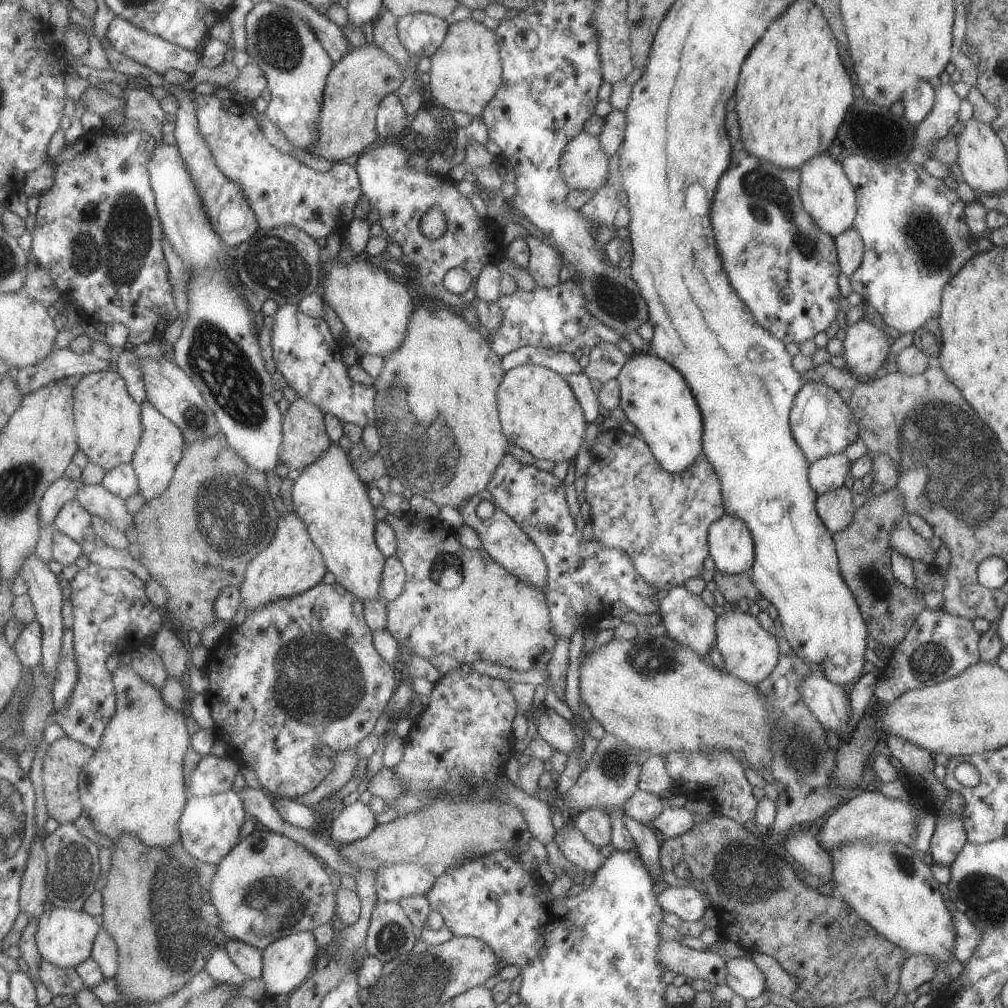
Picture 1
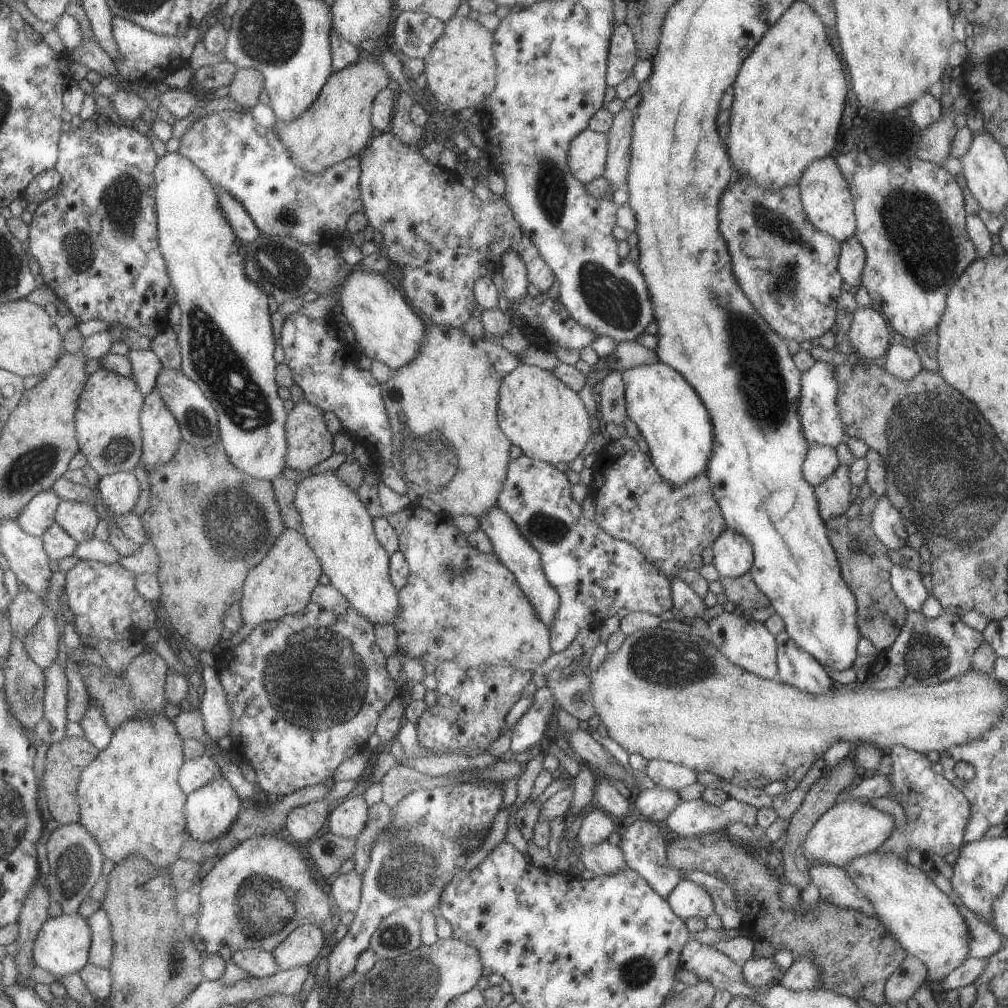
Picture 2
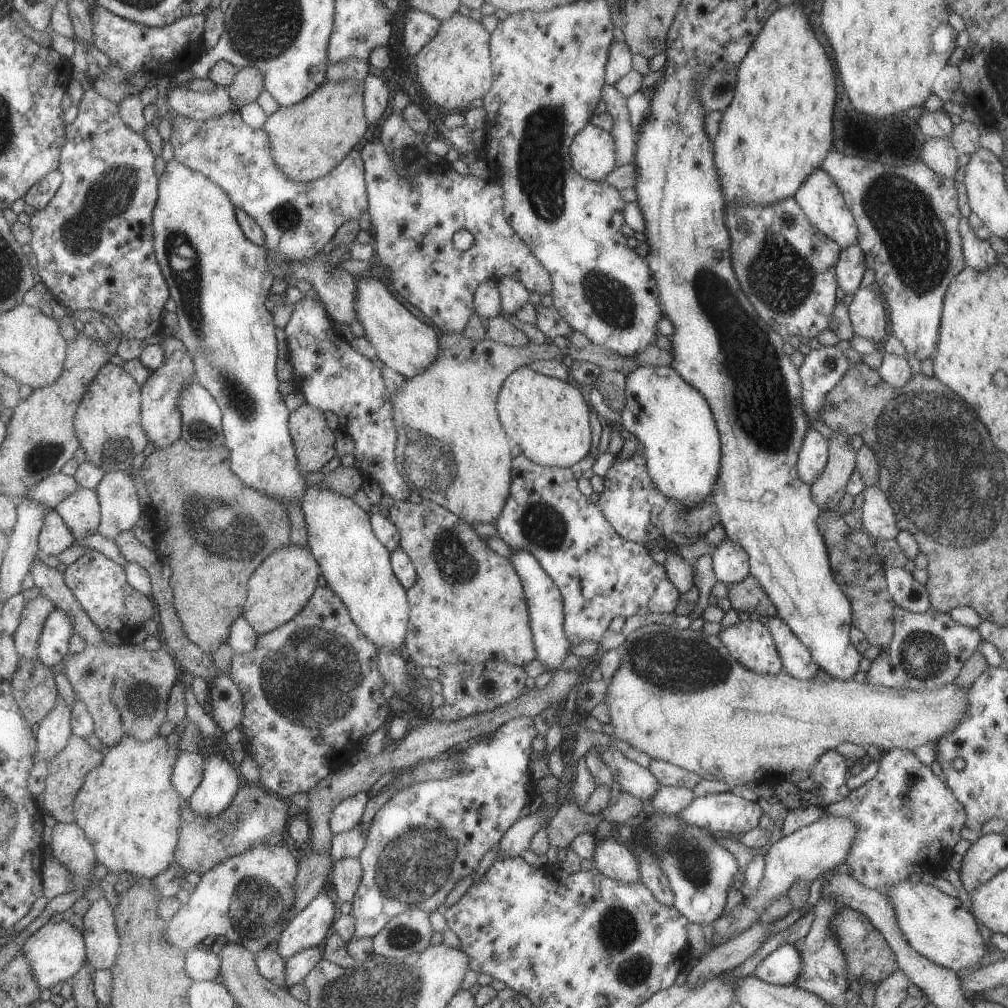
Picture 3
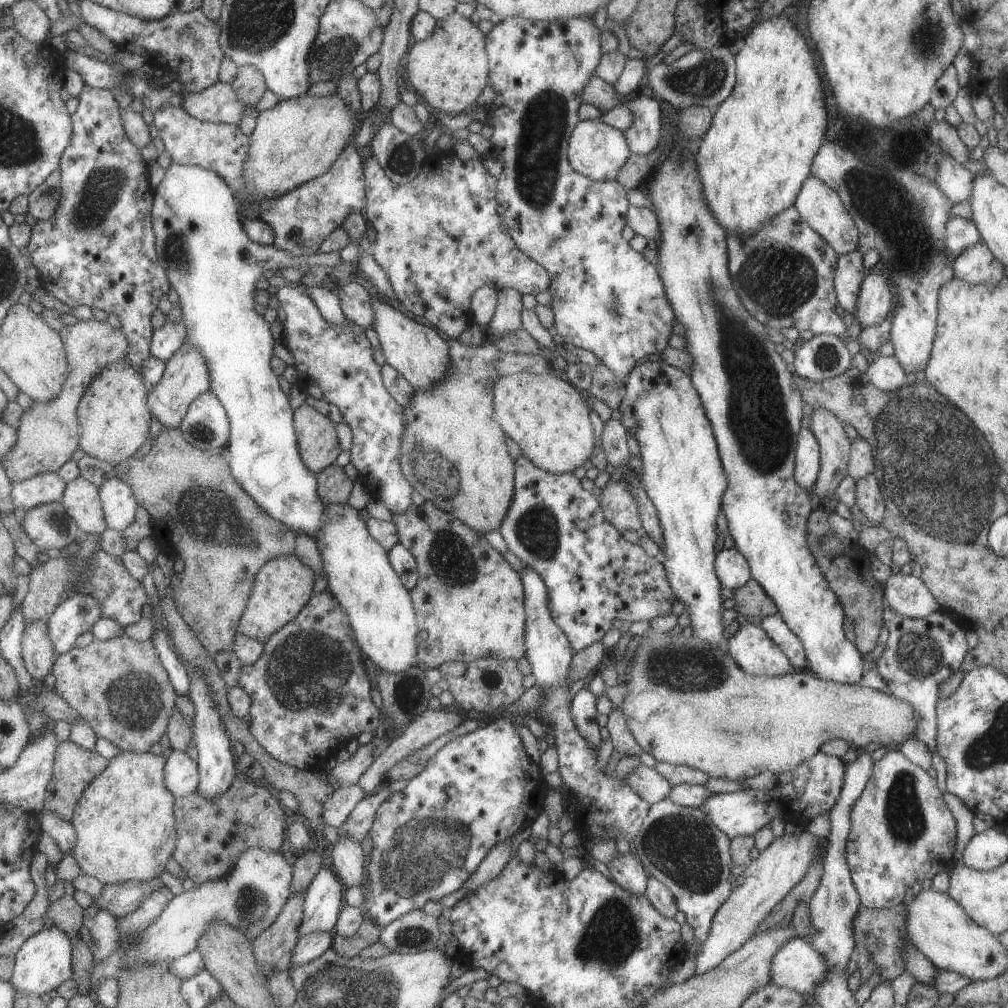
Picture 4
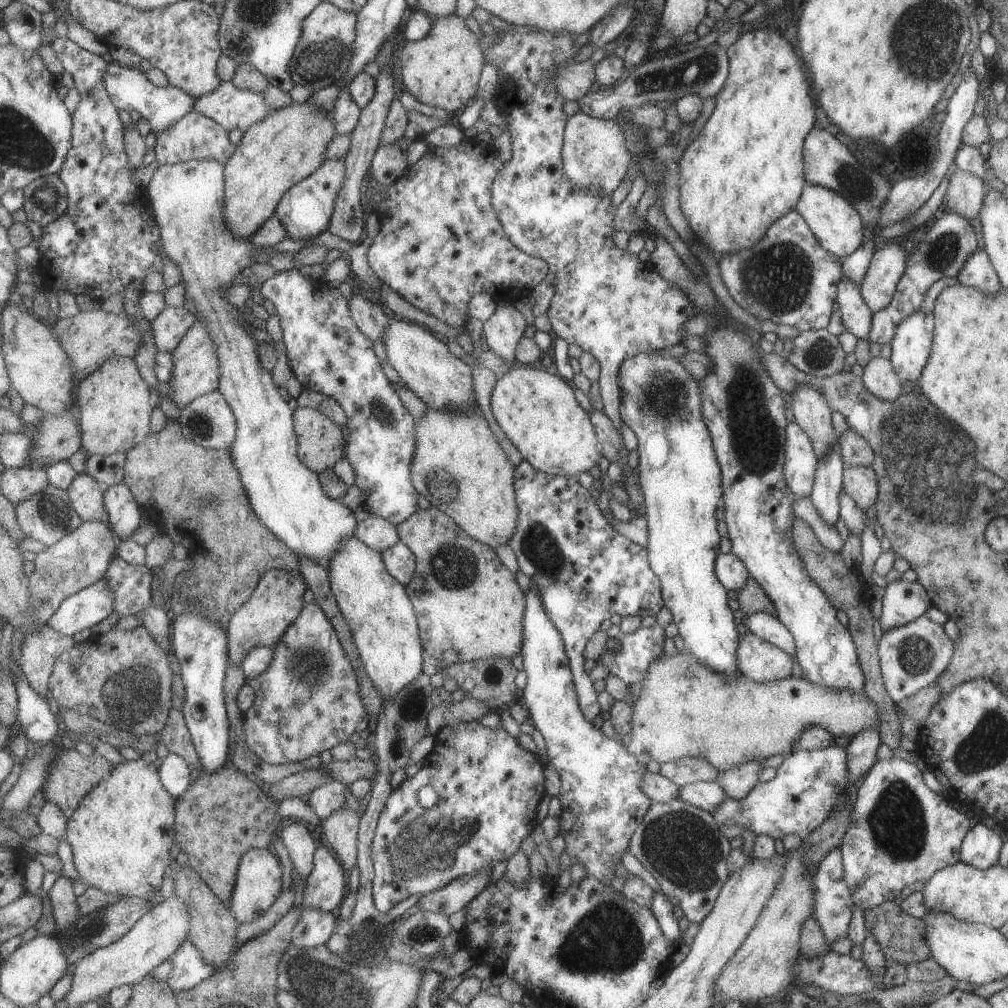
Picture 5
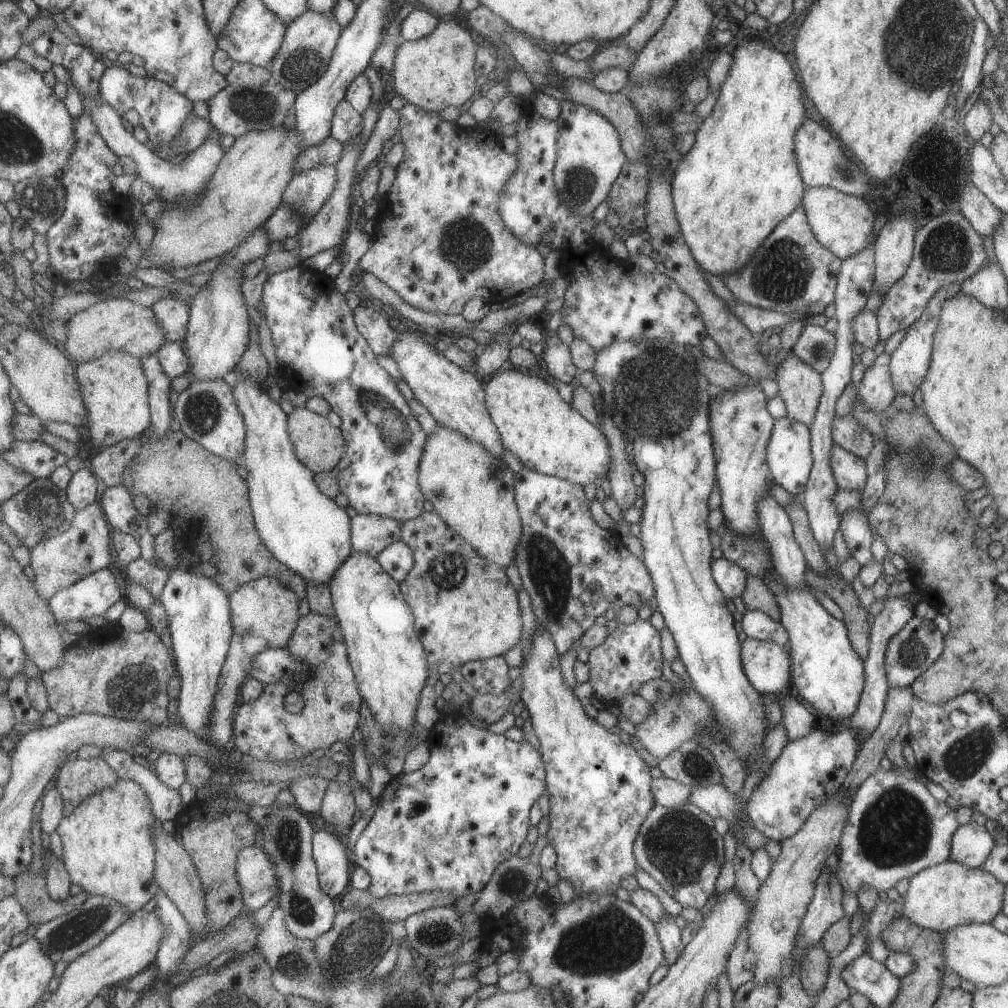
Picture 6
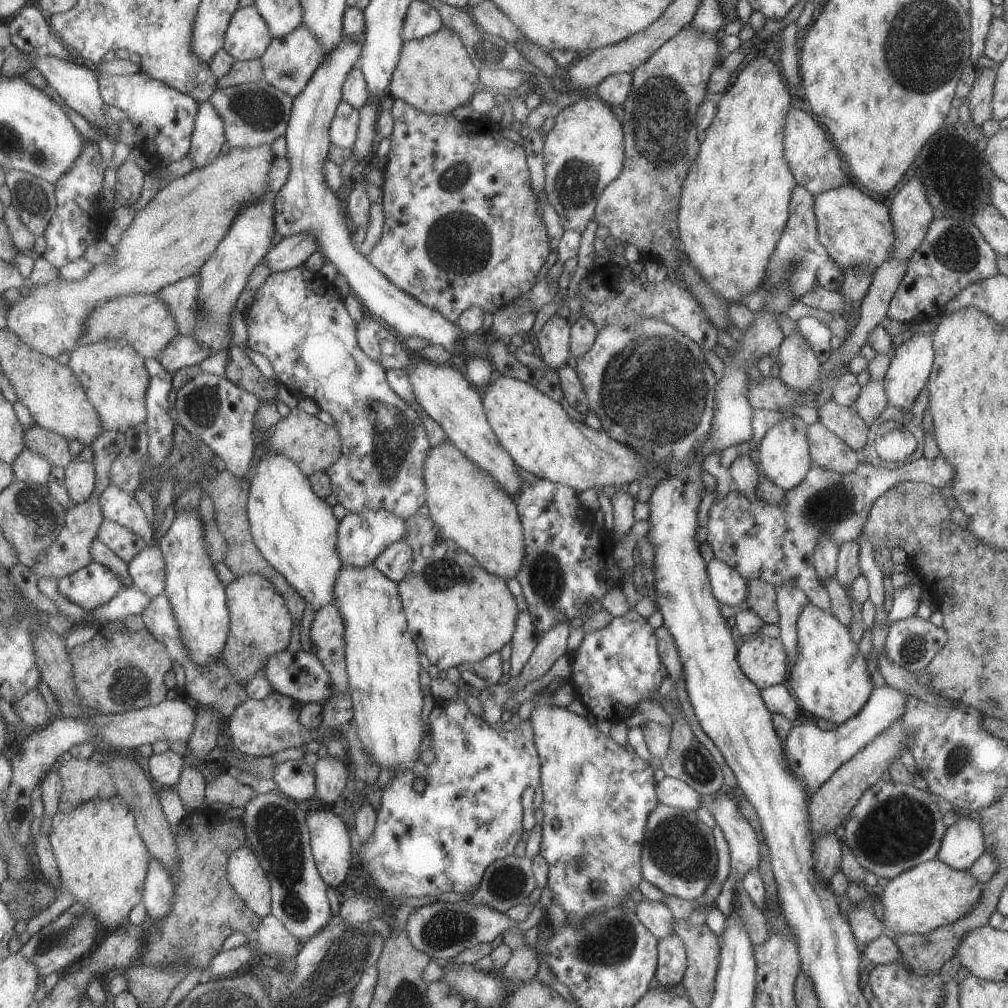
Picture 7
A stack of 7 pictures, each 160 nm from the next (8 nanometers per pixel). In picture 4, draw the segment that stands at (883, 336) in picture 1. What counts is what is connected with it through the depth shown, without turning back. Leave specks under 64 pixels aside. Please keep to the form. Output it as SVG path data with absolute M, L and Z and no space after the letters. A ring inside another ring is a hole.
M881 272L866 273L856 298L853 320L861 327L878 325L891 310L891 292Z

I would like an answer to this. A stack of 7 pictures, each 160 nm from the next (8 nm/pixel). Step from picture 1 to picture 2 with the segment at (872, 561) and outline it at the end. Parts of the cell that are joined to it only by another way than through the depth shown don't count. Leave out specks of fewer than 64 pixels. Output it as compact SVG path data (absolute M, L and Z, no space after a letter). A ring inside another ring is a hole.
M858 513L850 518L845 515L825 521L831 546L836 552L838 567L845 584L856 600L857 628L880 653L887 650L906 621L907 609L897 598L890 585L889 569L892 562L888 548L875 536L870 525L871 515Z

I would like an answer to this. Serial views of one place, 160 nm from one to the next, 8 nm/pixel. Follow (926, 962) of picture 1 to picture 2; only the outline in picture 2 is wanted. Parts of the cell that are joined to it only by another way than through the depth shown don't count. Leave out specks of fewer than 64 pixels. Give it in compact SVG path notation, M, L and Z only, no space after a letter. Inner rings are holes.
M906 955L900 966L885 981L884 997L887 1003L894 1006L897 1002L906 1001L926 982L928 969L913 955Z

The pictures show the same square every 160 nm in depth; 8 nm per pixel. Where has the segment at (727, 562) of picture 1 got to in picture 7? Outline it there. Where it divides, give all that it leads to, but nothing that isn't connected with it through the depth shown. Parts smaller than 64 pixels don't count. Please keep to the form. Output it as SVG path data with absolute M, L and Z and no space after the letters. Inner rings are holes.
M713 557L706 563L706 575L713 596L721 604L739 606L746 600L746 580L725 562Z

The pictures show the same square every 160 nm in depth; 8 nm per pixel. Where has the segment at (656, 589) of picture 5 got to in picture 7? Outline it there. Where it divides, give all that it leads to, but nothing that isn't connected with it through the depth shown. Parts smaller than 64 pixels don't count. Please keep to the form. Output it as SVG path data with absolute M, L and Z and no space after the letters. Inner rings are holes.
M535 479L532 483L524 482L518 486L514 501L522 524L524 542L523 560L514 577L522 588L526 609L537 634L545 634L551 627L565 621L570 622L579 616L585 619L584 614L590 608L591 602L601 602L608 590L622 587L623 572L615 565L615 559L611 555L614 543L611 532L594 530L598 516L592 515L581 506L577 492L571 487L552 483L547 479Z

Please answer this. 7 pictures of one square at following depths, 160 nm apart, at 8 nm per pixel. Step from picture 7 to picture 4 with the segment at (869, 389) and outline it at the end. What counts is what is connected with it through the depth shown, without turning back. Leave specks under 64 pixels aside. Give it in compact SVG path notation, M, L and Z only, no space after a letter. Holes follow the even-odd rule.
M880 355L875 362L869 362L864 373L869 382L882 391L894 391L905 384L906 372L893 355Z

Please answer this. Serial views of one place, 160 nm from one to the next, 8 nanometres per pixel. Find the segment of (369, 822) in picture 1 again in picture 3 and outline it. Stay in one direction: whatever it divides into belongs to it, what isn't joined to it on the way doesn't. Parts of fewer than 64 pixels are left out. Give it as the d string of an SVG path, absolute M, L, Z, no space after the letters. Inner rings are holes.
M357 793L342 800L331 811L328 823L333 835L351 830L360 823L367 798Z

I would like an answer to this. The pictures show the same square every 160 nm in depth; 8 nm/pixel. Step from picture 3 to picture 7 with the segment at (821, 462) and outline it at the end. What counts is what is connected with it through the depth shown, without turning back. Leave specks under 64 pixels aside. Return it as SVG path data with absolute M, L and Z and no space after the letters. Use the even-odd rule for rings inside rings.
M793 415L775 422L773 426L767 429L760 440L759 466L765 474L765 478L784 491L794 489L813 466L810 459L807 427L808 425L800 417Z

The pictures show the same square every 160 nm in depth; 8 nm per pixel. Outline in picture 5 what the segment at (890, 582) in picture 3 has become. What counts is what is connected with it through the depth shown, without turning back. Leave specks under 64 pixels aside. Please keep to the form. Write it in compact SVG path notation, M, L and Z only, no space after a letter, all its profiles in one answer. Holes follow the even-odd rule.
M917 580L891 581L884 587L880 626L885 632L888 628L907 624L931 606L929 595Z

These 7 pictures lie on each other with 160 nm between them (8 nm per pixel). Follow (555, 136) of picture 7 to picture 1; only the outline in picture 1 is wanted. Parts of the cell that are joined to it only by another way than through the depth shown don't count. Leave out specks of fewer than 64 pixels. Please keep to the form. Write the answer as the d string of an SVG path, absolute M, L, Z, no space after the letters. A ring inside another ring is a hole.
M582 130L571 138L558 158L558 171L571 191L599 190L607 182L609 167L597 137Z

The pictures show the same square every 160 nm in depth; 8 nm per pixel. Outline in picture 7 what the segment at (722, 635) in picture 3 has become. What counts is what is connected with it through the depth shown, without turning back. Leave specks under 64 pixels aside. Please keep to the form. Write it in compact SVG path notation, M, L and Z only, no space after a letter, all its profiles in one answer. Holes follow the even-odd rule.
M767 635L747 638L737 649L741 672L759 689L786 683L789 664L784 646Z

